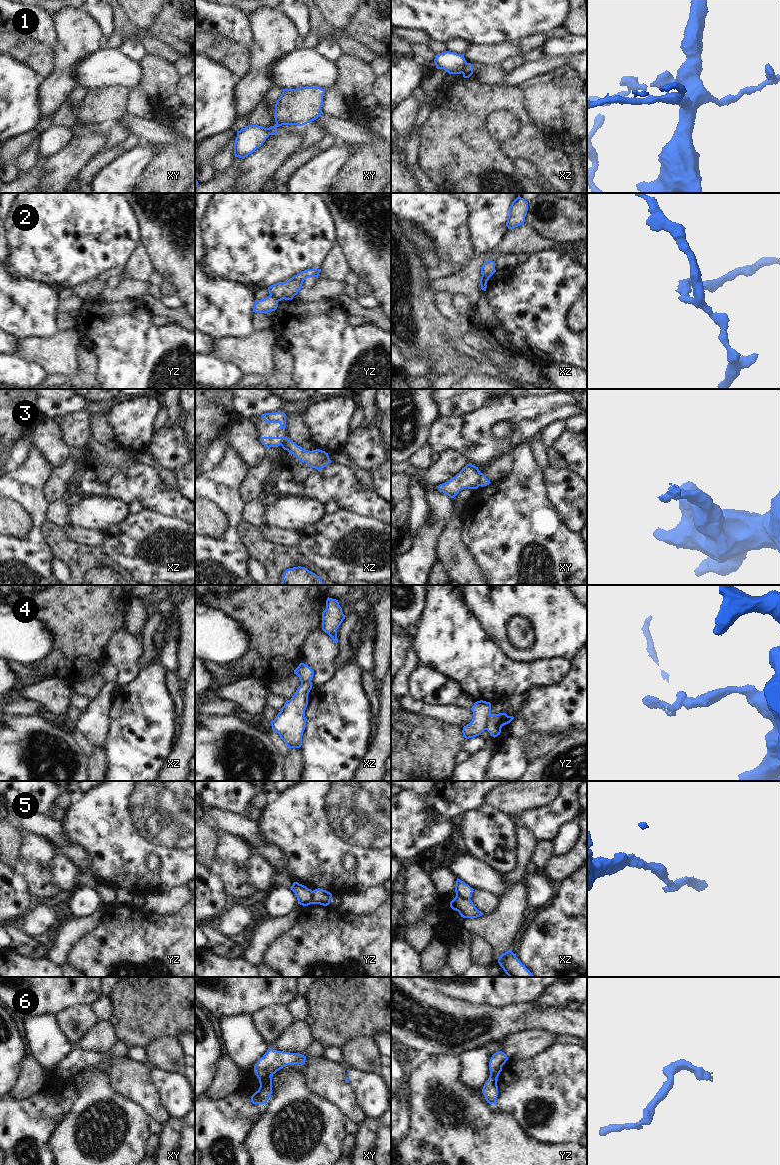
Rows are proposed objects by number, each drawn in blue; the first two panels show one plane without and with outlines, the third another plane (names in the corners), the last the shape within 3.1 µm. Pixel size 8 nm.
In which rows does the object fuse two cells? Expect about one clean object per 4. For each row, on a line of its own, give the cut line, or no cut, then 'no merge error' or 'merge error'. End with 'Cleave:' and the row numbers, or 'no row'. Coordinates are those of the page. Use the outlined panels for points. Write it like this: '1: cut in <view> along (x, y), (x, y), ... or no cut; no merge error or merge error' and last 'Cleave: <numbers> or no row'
1: cut in xz along (467, 63), (461, 72); merge error
2: cut in xz along (491, 274), (482, 275); merge error
3: cut in xy along (481, 473), (478, 485); merge error
4: cut in yz along (491, 715), (487, 721), (486, 729); merge error
5: cut in xz along (456, 895), (469, 899); merge error
6: cut in xy along (270, 1076), (265, 1076), (259, 1080); merge error
Cleave: 1, 2, 3, 4, 5, 6

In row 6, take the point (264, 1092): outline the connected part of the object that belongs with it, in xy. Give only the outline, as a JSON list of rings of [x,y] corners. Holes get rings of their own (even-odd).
[[[272,1077],[259,1080],[259,1089],[251,1096],[253,1104],[266,1104],[272,1094]]]

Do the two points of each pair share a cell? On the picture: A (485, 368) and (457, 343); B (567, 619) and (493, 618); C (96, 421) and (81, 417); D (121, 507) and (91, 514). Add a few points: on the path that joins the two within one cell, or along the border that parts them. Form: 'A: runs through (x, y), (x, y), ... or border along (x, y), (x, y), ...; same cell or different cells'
A: runs through (480, 360), (465, 349); same cell
B: runs through (549, 607), (511, 607); same cell
C: border along (90, 416), (89, 436); different cells
D: runs through (114, 510), (98, 512); same cell

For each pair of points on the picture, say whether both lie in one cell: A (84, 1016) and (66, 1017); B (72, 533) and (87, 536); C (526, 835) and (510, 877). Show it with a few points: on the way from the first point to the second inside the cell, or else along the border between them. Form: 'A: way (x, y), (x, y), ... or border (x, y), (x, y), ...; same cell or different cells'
A: way (80, 1017), (70, 1017); same cell
B: way (76, 534), (83, 536); same cell
C: way (525, 845), (520, 867); same cell

